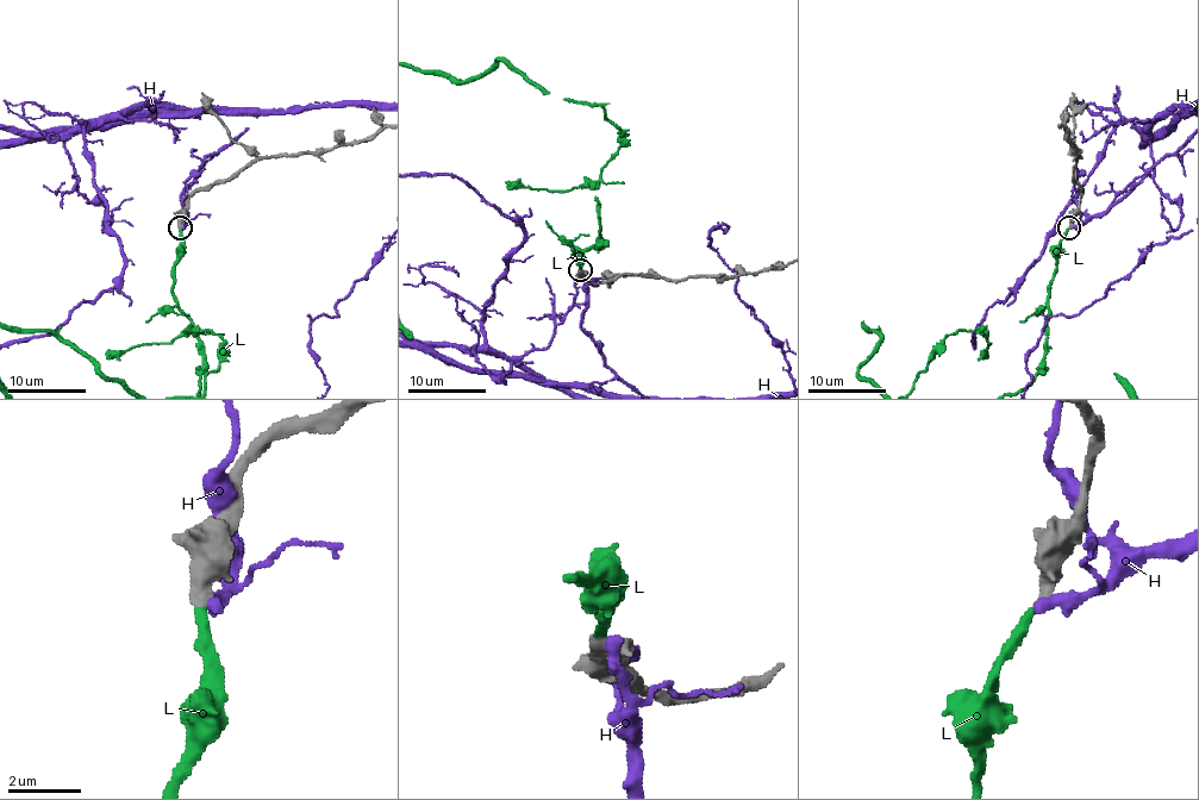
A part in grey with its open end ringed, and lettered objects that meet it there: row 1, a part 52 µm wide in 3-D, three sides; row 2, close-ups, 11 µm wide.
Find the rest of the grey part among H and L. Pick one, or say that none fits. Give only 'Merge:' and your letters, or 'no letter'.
Merge: L

